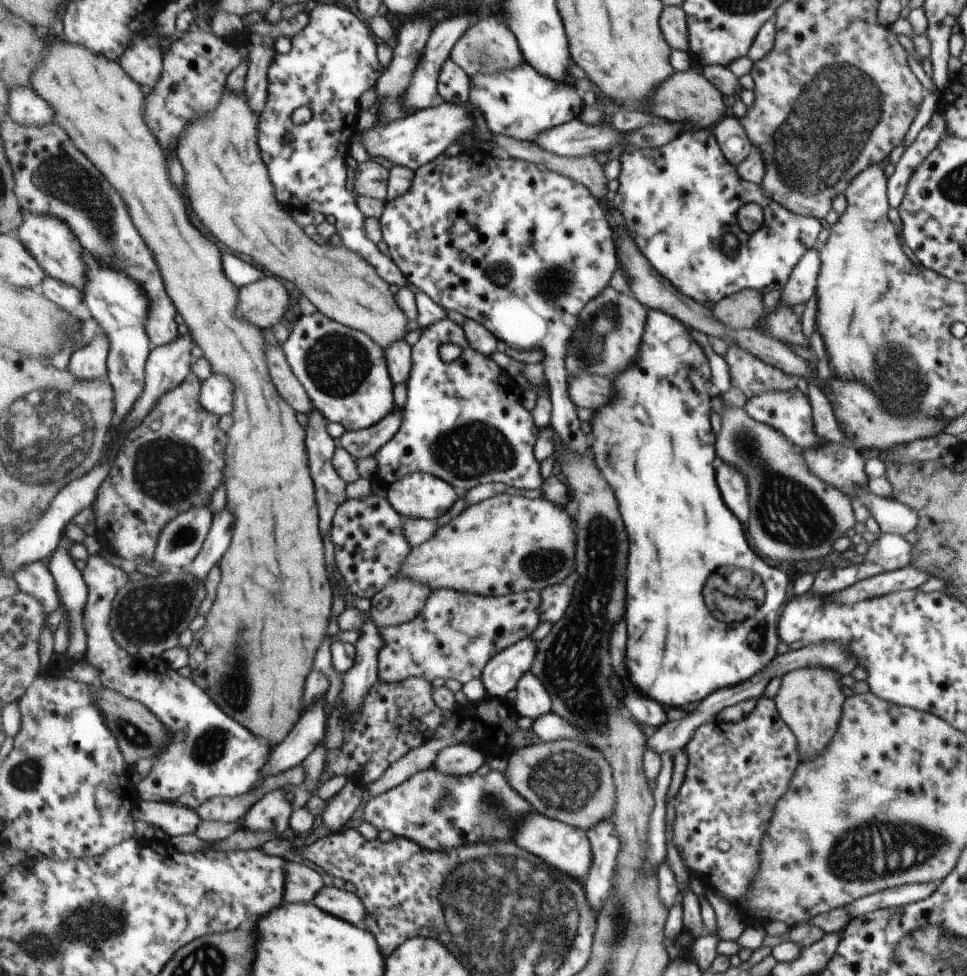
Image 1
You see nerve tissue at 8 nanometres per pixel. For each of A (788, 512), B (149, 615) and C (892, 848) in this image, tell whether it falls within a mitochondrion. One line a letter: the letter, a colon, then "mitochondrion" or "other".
A: mitochondrion
B: mitochondrion
C: mitochondrion

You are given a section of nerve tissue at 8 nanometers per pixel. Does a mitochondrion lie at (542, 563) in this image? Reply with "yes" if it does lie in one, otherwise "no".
yes

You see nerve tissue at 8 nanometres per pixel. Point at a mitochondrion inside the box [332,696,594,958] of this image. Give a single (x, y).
(492, 805)

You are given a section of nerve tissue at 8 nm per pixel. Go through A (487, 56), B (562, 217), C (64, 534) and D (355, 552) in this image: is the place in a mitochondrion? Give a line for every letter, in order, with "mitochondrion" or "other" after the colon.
A: mitochondrion
B: other
C: other
D: other

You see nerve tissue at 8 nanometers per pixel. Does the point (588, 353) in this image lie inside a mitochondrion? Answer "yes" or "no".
yes

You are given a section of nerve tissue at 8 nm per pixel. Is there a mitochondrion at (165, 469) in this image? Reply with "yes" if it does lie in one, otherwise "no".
yes

